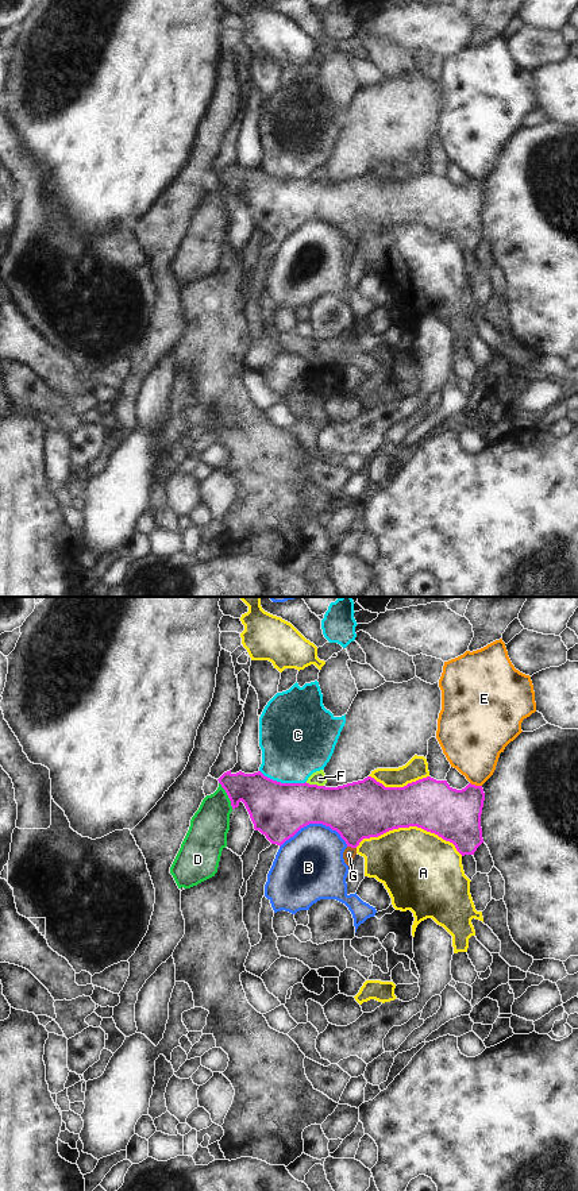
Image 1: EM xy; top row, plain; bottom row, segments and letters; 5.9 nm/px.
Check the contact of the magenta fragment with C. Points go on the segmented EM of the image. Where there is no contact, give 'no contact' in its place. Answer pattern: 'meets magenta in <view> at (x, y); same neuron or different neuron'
meets magenta in xy at (282, 783); different neuron

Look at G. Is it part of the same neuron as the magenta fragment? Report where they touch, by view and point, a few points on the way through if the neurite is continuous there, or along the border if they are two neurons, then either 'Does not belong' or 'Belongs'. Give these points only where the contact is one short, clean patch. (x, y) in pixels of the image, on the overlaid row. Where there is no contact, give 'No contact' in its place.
Touches magenta at xy (351, 847). Path across: xy (363, 809), (354, 818), (351, 847), (349, 854). Belongs

